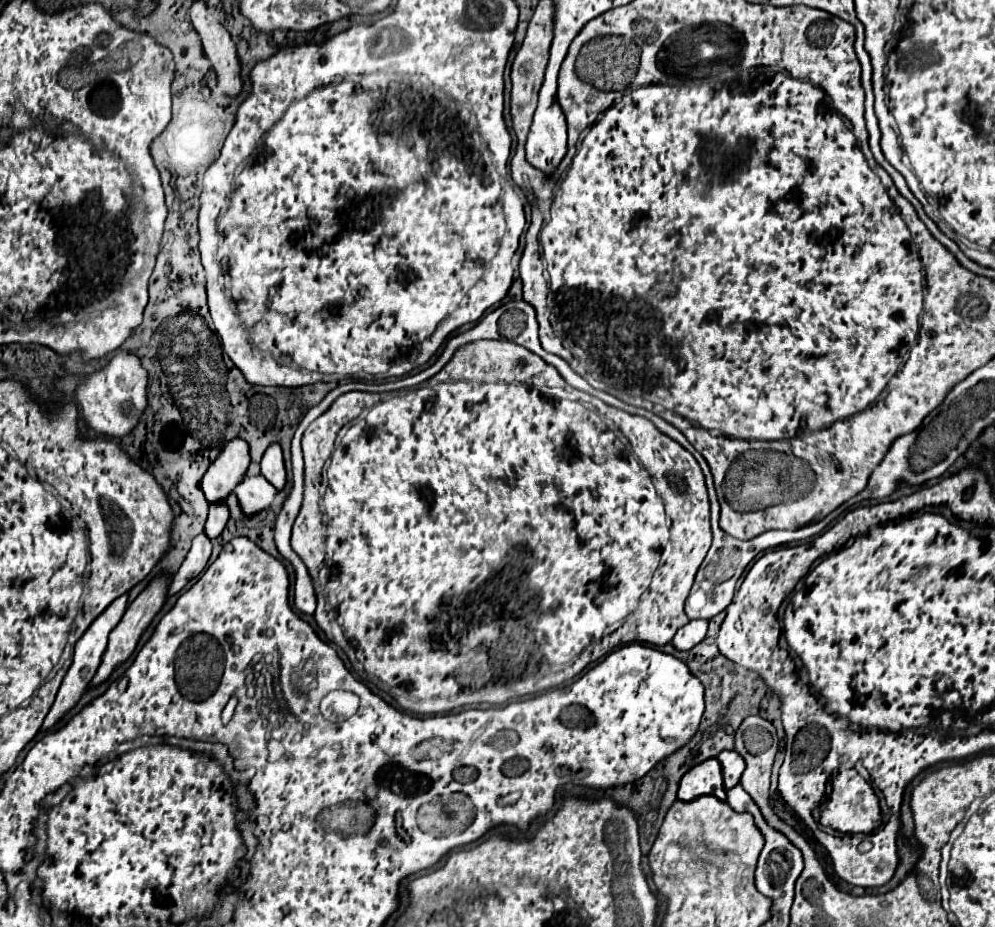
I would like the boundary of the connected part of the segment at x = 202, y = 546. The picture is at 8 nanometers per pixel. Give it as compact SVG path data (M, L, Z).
M201 532L201 534L197 534L193 538L191 548L189 548L181 568L177 570L177 574L175 574L175 578L173 578L171 586L169 586L169 596L179 592L191 578L199 576L201 570L205 568L207 560L209 560L209 556L211 556L211 540L207 538L205 532Z

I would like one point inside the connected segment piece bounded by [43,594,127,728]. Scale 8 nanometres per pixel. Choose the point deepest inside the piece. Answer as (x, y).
(89, 651)

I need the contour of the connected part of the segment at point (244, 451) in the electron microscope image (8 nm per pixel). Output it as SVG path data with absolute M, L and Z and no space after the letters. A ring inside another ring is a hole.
M243 438L225 442L203 476L201 490L205 492L205 498L209 502L225 500L227 494L243 480L249 460L249 444Z

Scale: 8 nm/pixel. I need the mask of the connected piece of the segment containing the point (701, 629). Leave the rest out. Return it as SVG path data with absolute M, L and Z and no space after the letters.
M691 620L673 636L673 646L677 650L691 650L705 638L705 632L707 632L707 620Z

